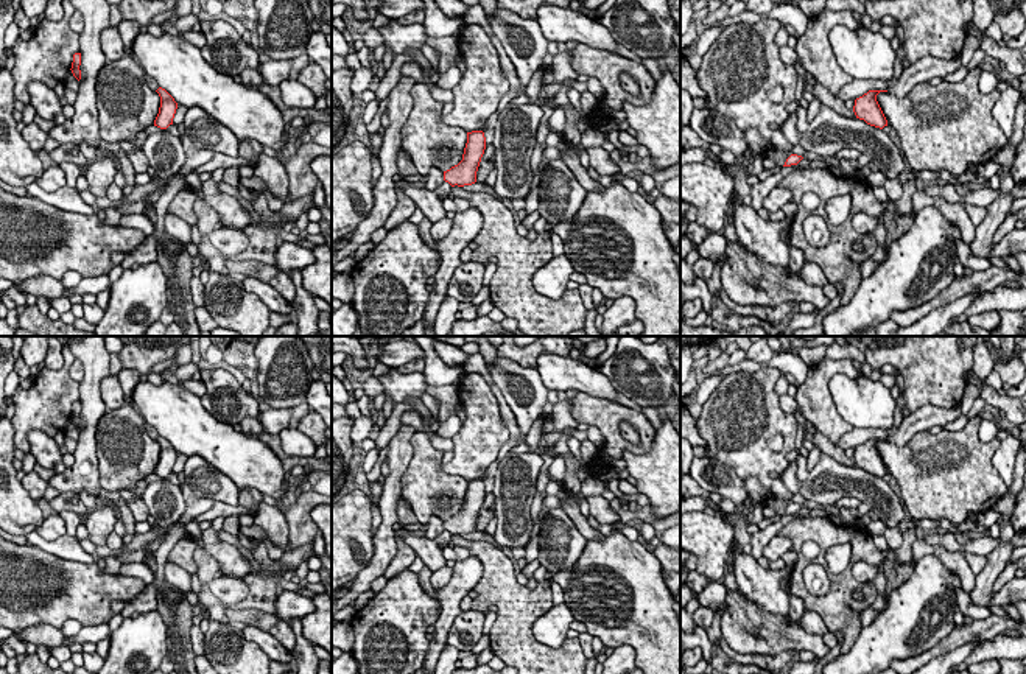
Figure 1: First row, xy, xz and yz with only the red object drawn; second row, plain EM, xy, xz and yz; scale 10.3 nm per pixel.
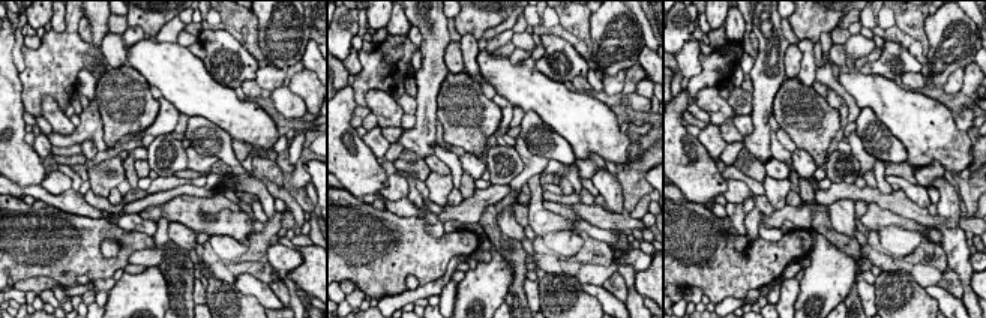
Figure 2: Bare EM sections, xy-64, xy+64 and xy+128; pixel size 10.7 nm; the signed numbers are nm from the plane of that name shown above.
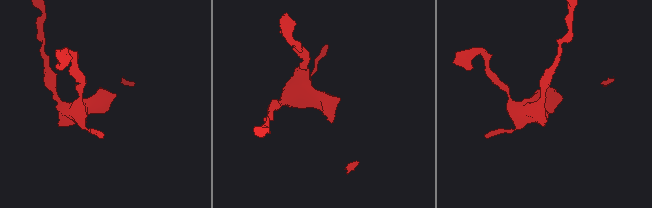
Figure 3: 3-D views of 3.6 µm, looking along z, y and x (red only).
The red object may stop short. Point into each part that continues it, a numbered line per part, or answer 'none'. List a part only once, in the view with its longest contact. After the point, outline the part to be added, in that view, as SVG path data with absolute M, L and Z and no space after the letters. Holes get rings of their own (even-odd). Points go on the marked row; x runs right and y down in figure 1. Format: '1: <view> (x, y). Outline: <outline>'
none

